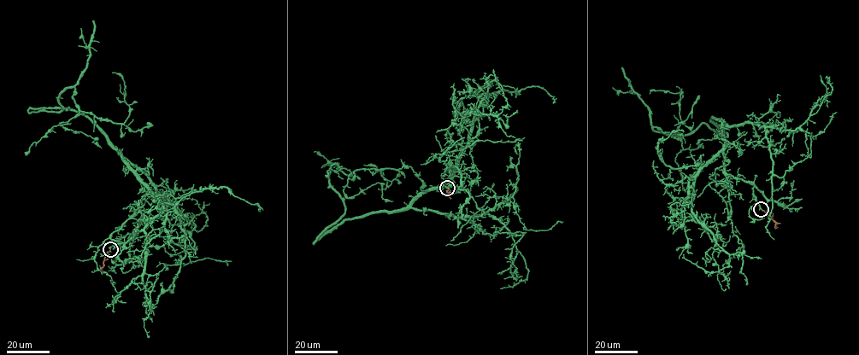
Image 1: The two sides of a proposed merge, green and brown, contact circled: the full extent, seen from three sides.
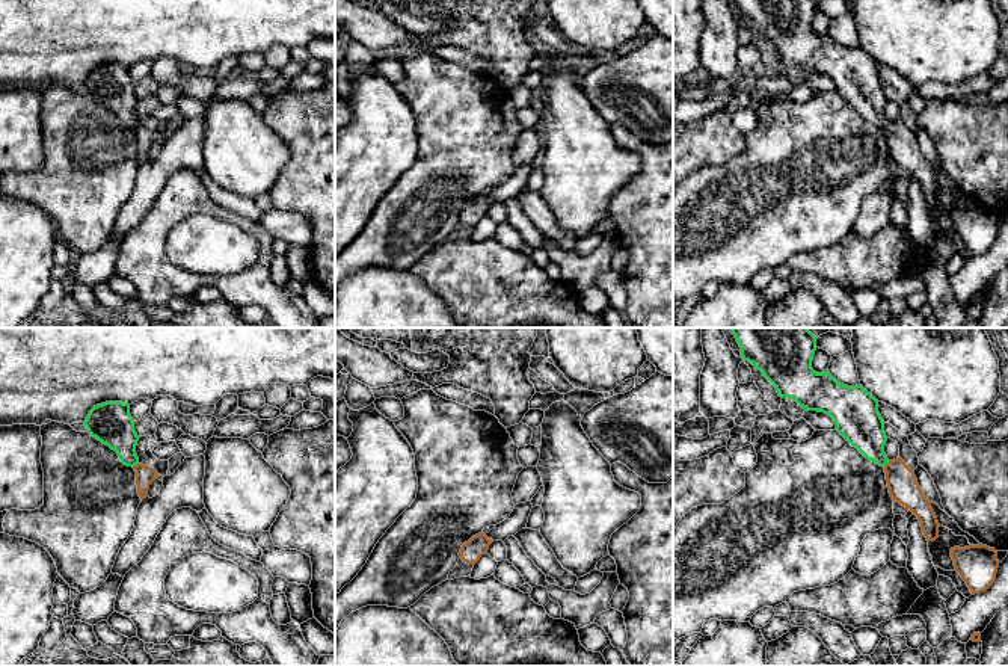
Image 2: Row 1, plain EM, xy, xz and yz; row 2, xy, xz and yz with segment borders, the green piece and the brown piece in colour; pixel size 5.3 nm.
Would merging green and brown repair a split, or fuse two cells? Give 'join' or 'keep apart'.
join

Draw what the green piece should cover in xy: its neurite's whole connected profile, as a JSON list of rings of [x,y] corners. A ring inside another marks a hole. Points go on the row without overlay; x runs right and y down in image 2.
[[[106,63],[94,68],[83,83],[88,94],[115,112],[121,124],[136,133],[136,146],[140,162],[148,159],[149,146],[160,139],[157,131],[139,124],[136,107],[139,97],[130,77],[130,66]]]

